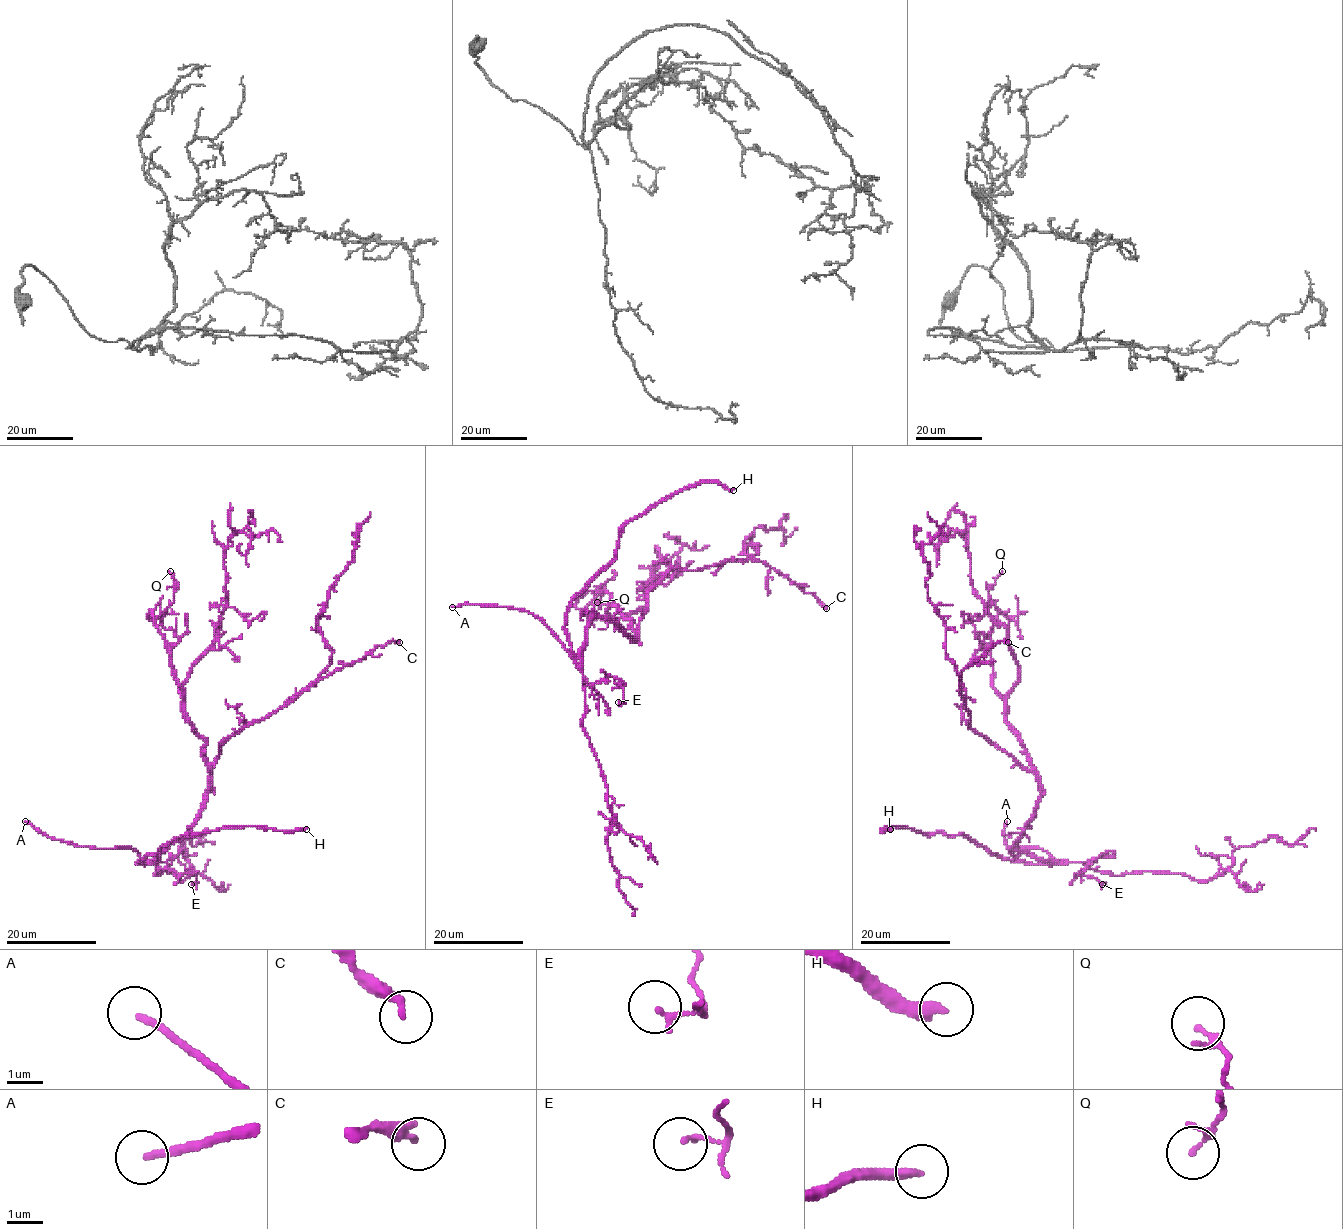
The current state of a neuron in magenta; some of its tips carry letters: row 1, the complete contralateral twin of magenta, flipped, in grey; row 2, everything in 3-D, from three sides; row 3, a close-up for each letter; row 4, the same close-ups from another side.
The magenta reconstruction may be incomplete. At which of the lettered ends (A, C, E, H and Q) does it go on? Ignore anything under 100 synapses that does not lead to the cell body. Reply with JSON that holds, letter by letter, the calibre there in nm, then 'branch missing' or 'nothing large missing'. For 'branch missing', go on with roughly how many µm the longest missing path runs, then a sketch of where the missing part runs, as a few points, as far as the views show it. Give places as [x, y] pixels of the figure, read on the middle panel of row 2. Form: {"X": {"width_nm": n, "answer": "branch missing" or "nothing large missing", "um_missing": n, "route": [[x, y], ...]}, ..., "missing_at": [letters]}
{"A": {"width_nm": 200, "answer": "branch missing", "um_missing": 40}, "C": {"width_nm": 280, "answer": "nothing large missing"}, "E": {"width_nm": 140, "answer": "nothing large missing"}, "H": {"width_nm": 320, "answer": "branch missing", "um_missing": 150}, "Q": {"width_nm": 120, "answer": "nothing large missing"}, "missing_at": ["A", "H"]}

